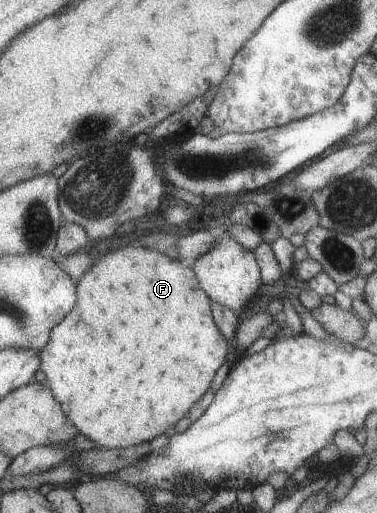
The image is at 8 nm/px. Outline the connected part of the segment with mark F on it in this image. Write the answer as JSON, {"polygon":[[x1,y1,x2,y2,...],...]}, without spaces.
{"polygon":[[123,247,103,255,95,265,78,279,76,285,76,303,63,320,51,329,47,345,40,350,40,370,45,374,47,387,59,406,65,419,78,433,104,449,126,449,143,441,151,442,155,437,170,432,175,423,187,416,193,403,207,391,209,383,217,369,223,365,232,344,225,340,216,329,211,315,211,301,199,287,199,283,189,263,170,259,165,255,145,247]]}

